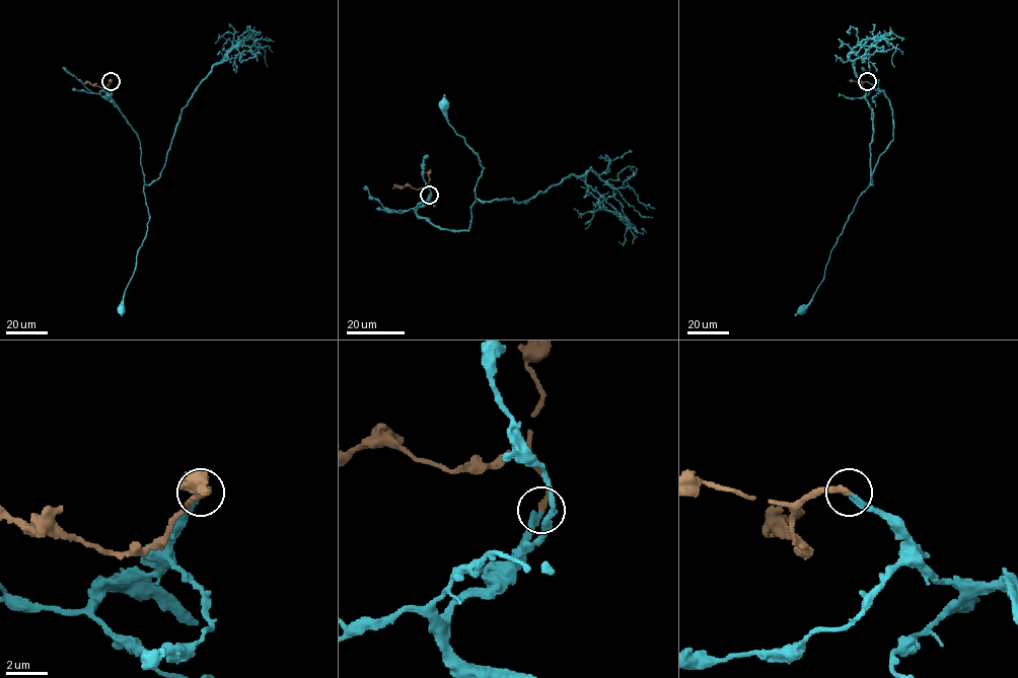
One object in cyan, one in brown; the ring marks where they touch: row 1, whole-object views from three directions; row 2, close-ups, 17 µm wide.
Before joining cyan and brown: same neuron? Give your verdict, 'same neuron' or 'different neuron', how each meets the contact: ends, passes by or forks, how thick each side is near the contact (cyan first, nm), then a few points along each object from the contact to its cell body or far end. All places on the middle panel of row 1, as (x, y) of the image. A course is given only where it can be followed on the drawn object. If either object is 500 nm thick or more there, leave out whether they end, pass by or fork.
same neuron; cyan ends; brown ends; calibres 280 and 280 nm; course cyan (429, 195), (419, 207), (420, 217), (443, 229), (468, 229), (483, 168), (463, 138), (449, 125), (442, 103); course brown (429, 195), (426, 186), (392, 189)

